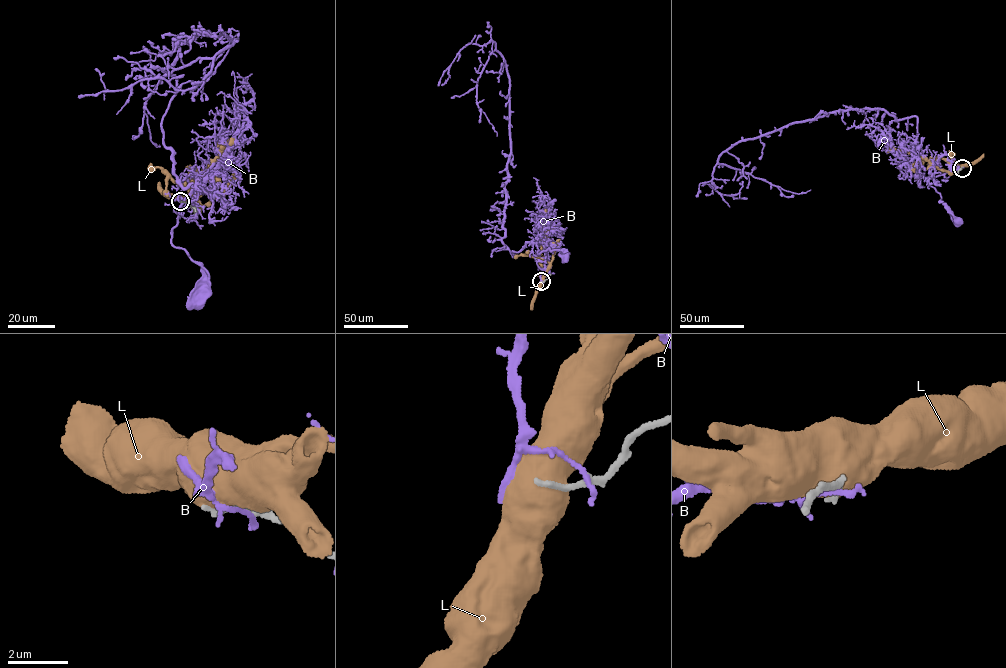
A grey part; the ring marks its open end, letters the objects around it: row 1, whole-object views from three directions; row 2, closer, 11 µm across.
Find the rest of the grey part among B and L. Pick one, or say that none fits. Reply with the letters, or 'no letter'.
no letter

